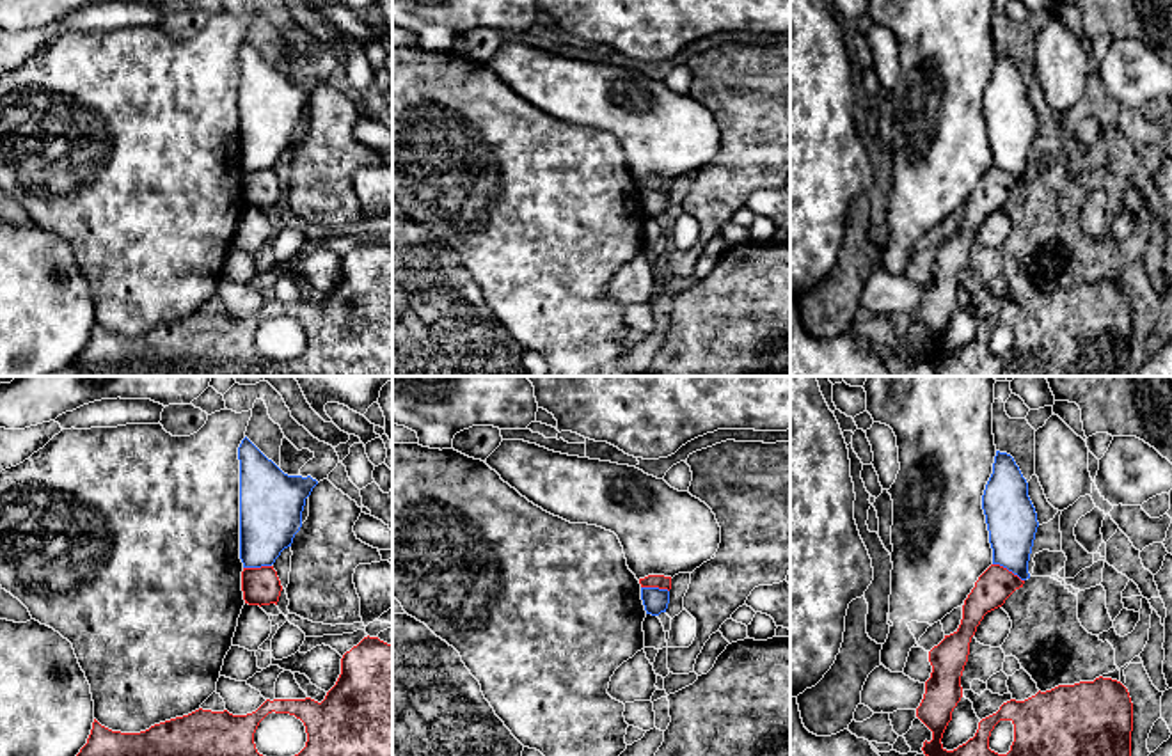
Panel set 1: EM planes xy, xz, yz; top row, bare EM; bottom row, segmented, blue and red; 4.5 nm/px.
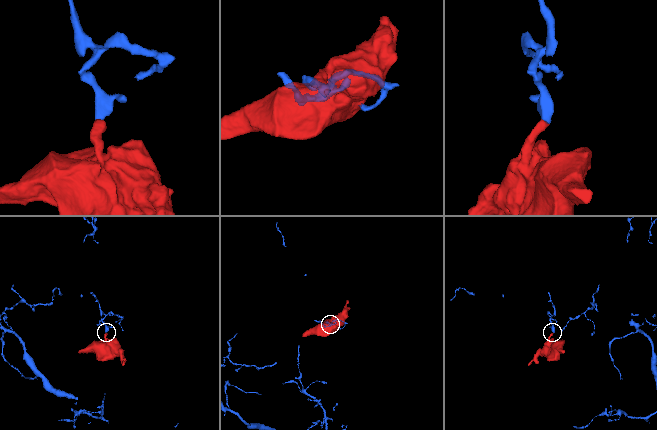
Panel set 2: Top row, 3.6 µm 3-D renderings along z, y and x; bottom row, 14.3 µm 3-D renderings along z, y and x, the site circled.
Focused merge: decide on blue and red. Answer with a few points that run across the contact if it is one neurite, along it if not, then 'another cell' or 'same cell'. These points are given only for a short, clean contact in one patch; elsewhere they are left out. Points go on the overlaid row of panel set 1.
line yz (993, 563), (1011, 570), (1023, 581); another cell

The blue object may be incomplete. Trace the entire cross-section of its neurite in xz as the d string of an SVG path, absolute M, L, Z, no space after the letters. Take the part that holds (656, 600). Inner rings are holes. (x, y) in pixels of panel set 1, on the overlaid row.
M641 587L641 600L646 614L659 616L668 609L669 591L659 587Z

